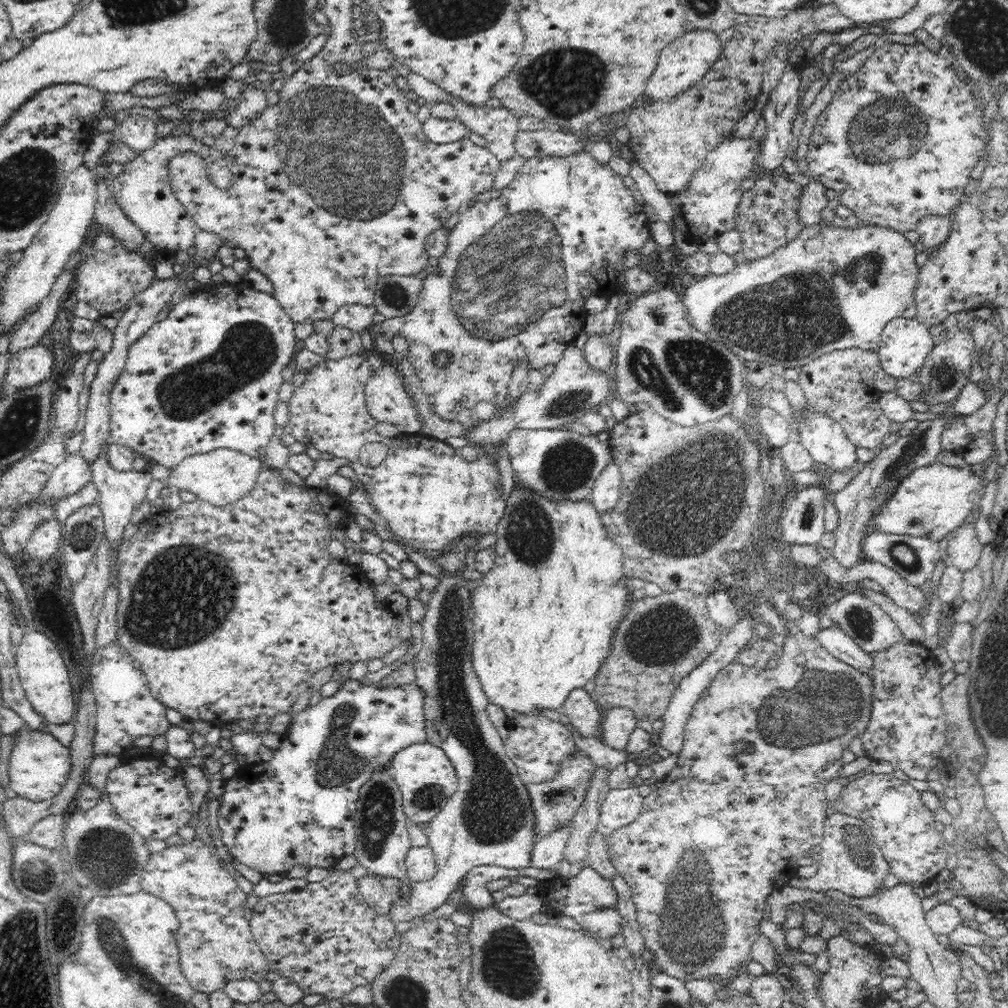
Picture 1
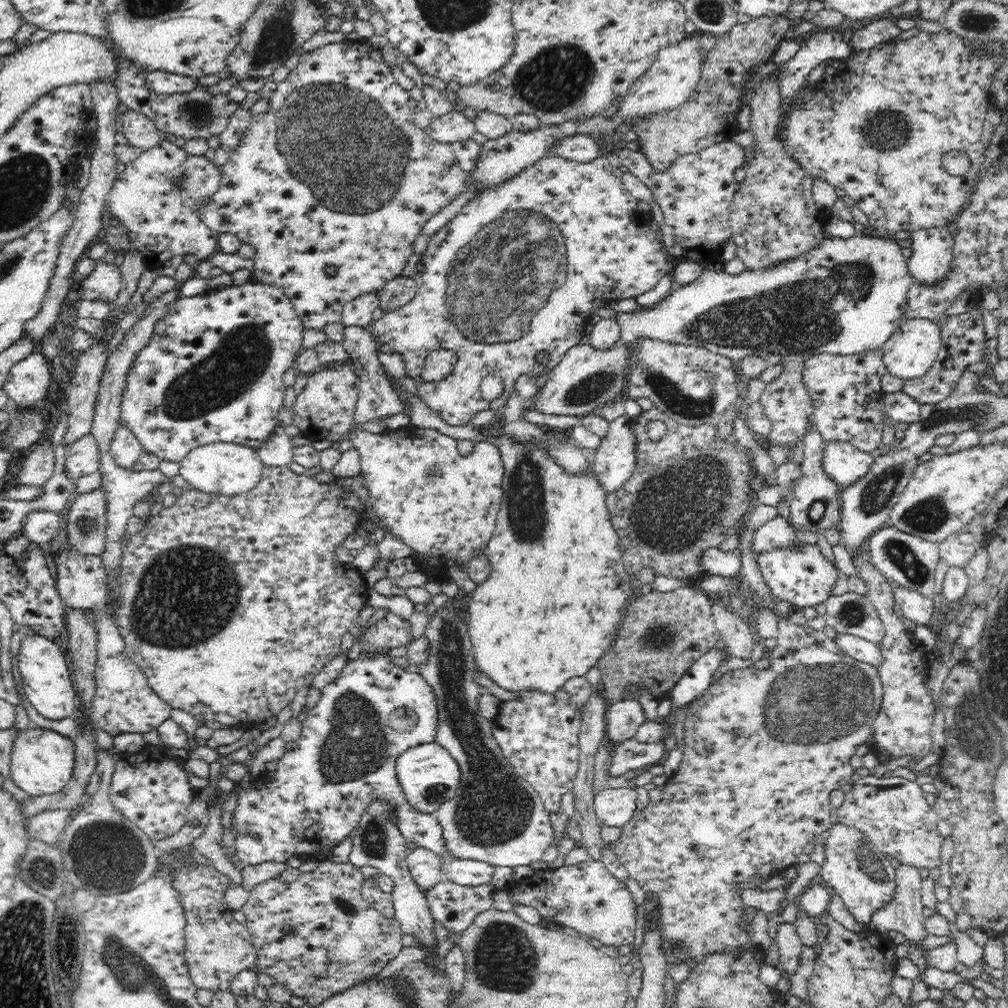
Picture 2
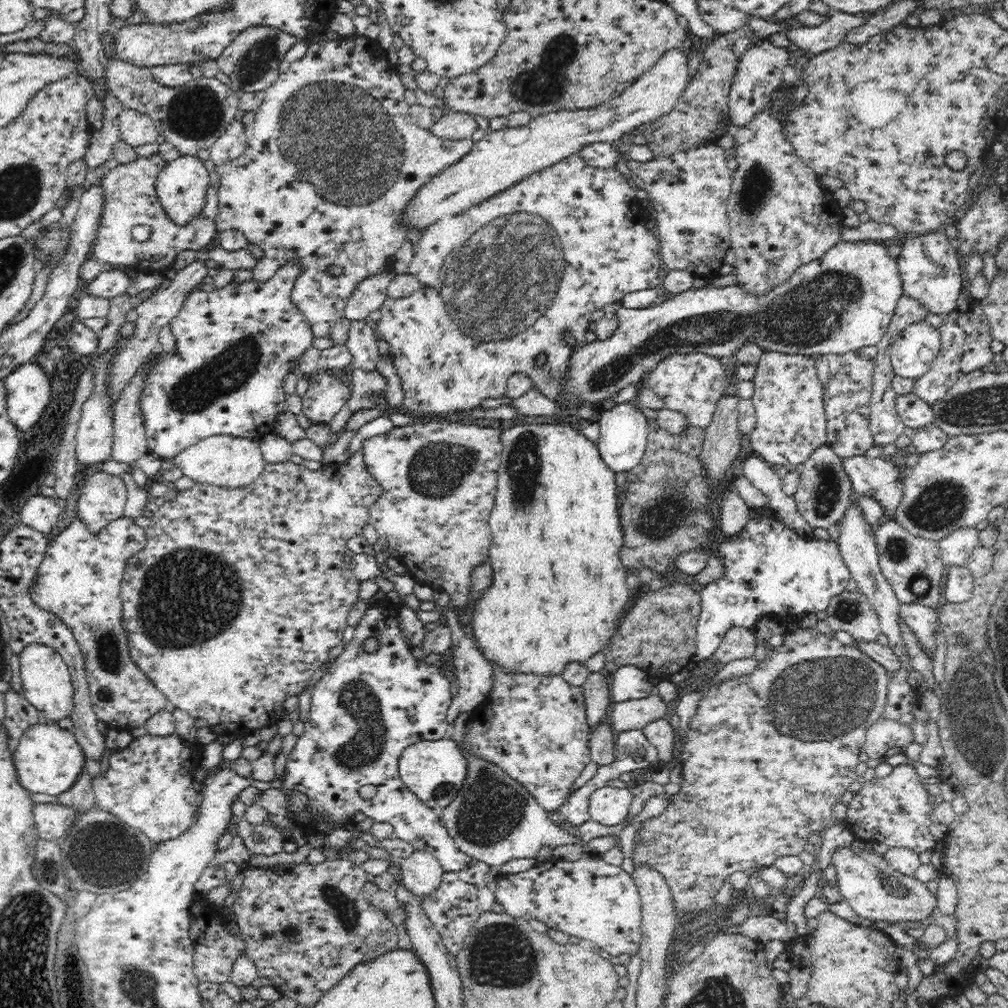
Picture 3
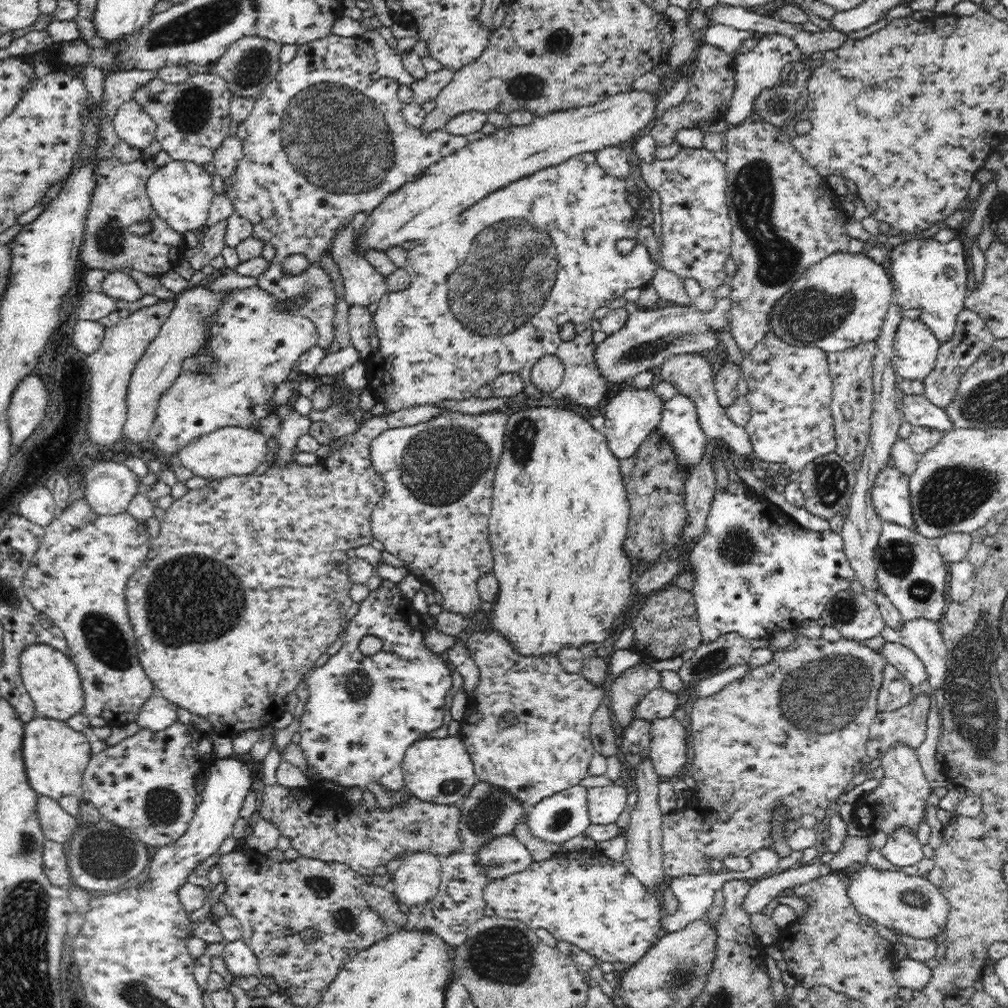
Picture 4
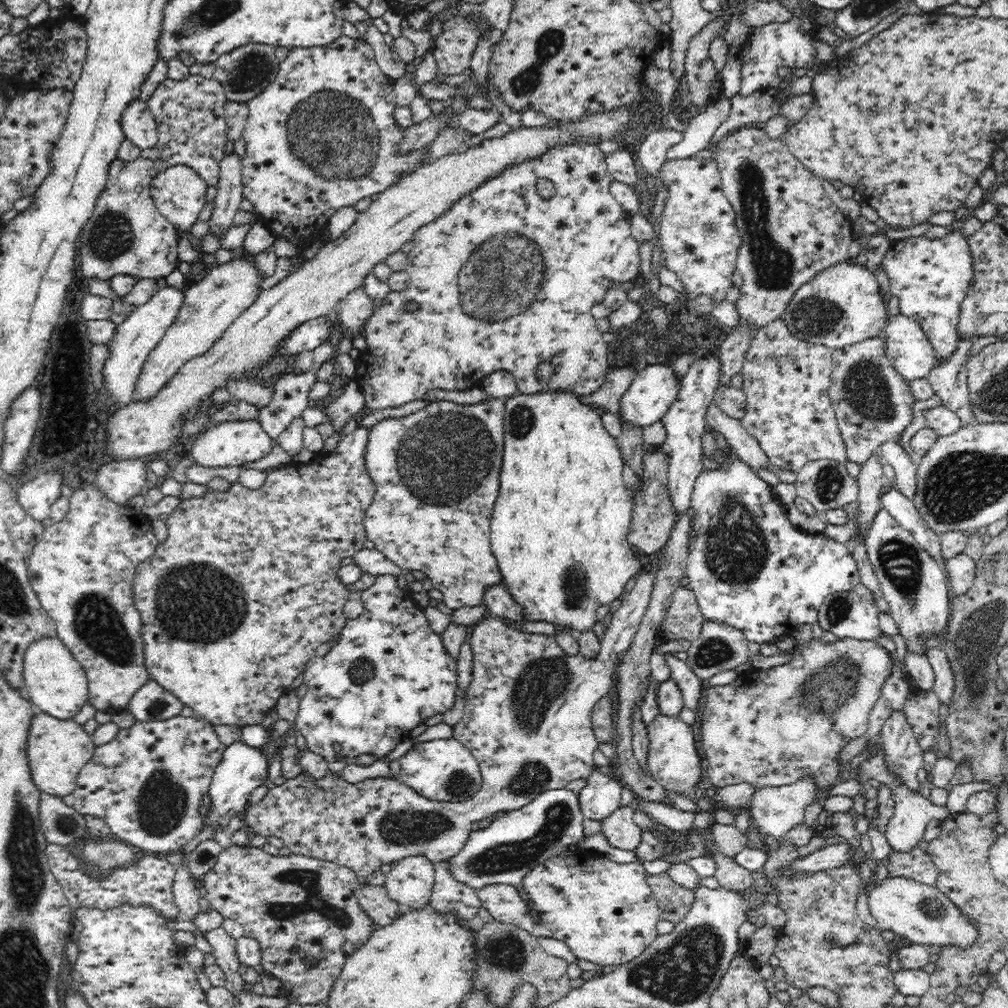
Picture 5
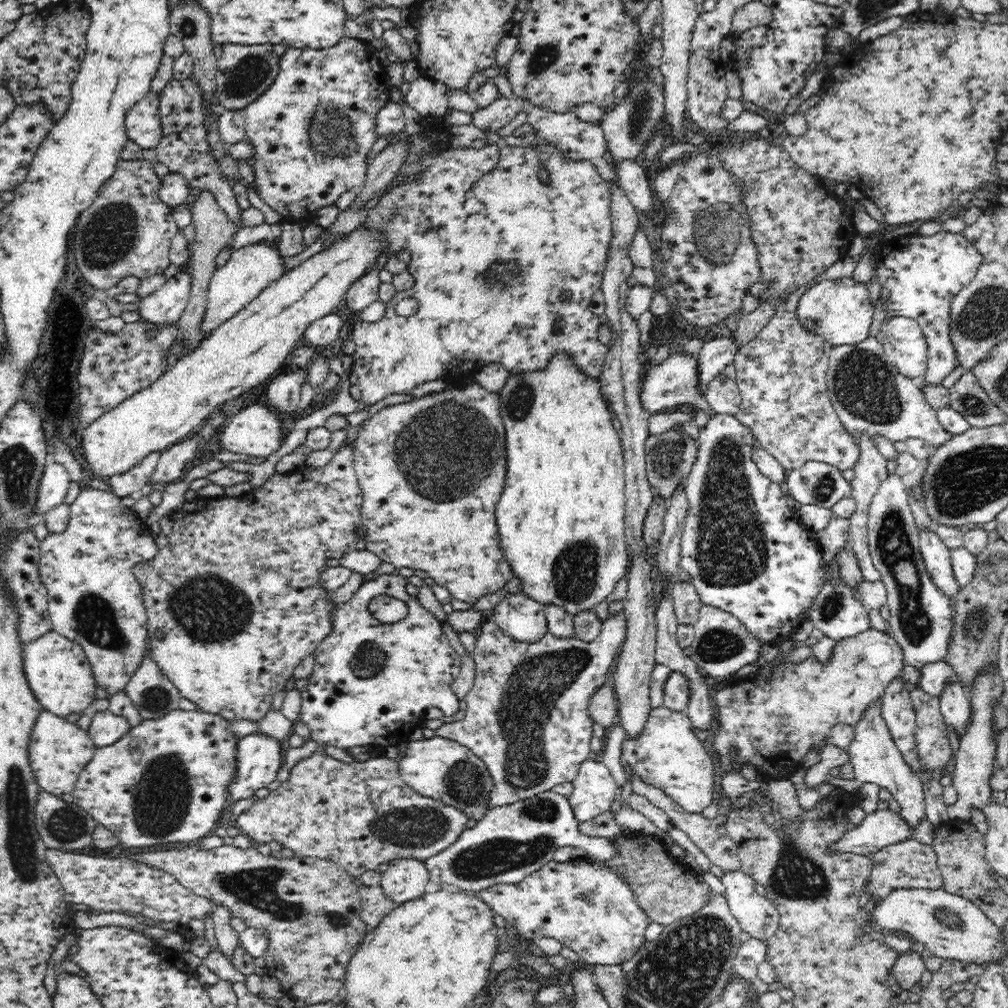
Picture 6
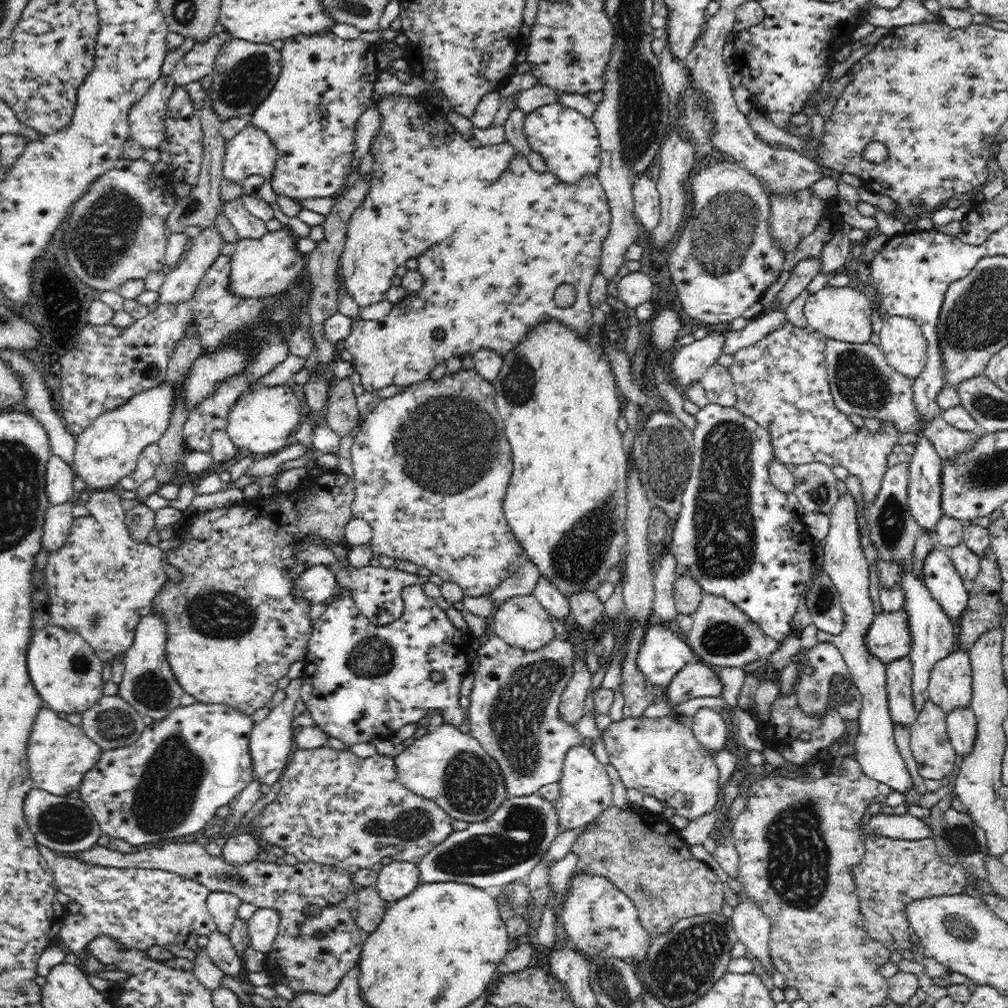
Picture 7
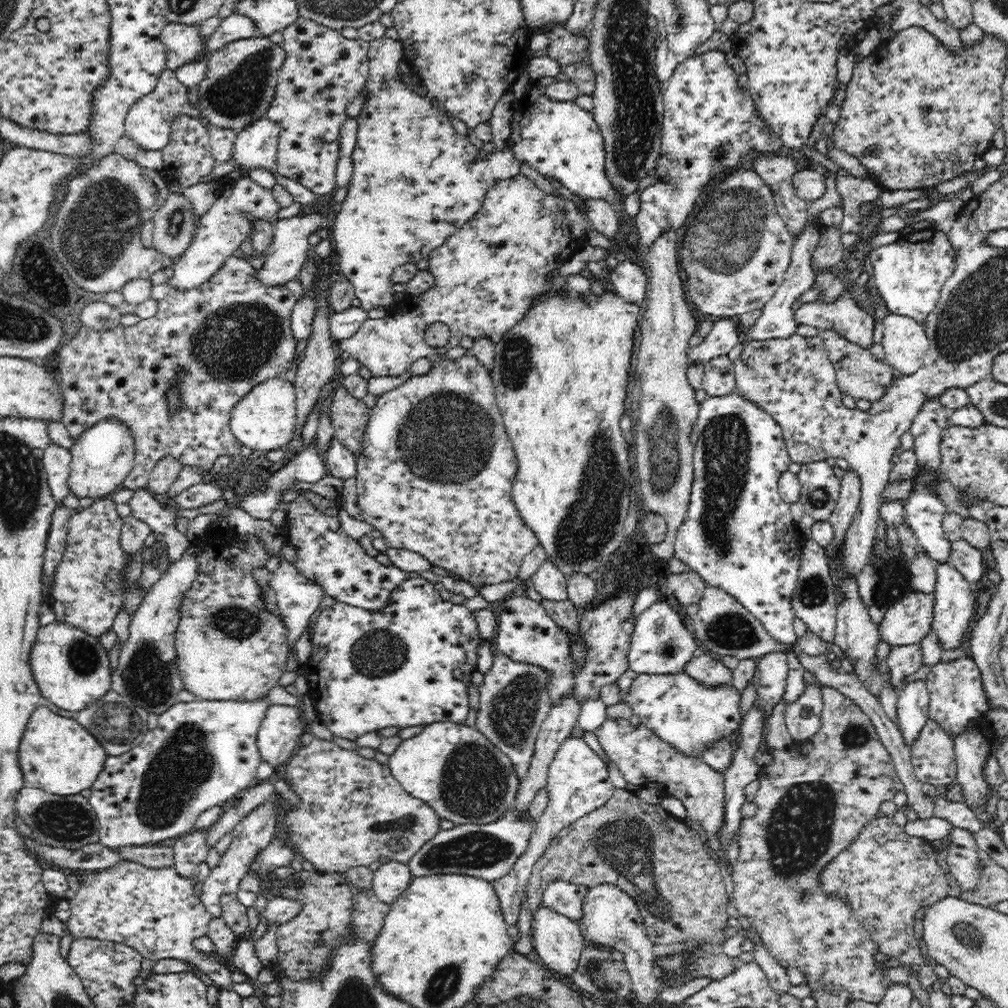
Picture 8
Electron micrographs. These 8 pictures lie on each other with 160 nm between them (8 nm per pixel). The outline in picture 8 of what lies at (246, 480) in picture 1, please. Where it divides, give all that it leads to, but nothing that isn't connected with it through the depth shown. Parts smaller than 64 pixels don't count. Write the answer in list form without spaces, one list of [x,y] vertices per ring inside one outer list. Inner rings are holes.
[[[274,378],[258,384],[232,409],[229,420],[232,434],[242,446],[252,449],[256,456],[285,449],[293,439],[297,421],[297,393],[290,382]]]

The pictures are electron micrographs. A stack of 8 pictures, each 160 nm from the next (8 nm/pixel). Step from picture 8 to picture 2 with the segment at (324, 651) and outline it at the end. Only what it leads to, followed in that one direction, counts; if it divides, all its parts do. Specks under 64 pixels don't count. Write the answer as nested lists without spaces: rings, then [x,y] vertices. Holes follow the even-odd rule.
[[[362,653],[356,661],[347,661],[339,677],[322,689],[319,702],[301,721],[301,735],[285,743],[286,752],[276,761],[274,776],[256,777],[249,787],[236,793],[238,804],[232,812],[232,827],[236,829],[234,853],[242,865],[287,863],[291,857],[324,862],[340,842],[351,836],[368,806],[378,797],[396,809],[394,818],[402,837],[441,857],[443,879],[468,887],[479,887],[492,880],[494,866],[453,858],[444,847],[443,831],[435,816],[412,809],[406,801],[397,779],[397,756],[409,748],[435,740],[438,709],[436,695],[424,677],[394,665],[390,659]]]

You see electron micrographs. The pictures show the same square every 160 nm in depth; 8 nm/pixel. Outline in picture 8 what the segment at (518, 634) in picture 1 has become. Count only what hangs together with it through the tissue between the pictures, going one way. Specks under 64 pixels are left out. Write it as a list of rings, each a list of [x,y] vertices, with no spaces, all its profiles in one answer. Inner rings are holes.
[[[604,291],[604,293],[603,293],[603,294],[602,294],[602,296],[595,296],[595,295],[594,295],[594,294],[593,294],[593,293],[592,293],[592,294],[591,294],[591,295],[590,295],[590,296],[588,296],[588,299],[587,299],[587,300],[585,300],[585,301],[584,301],[584,299],[582,299],[582,298],[581,298],[581,296],[579,296],[579,295],[578,295],[578,294],[577,294],[577,293],[573,293],[573,294],[572,294],[572,297],[560,297],[560,295],[546,295],[546,296],[543,296],[543,297],[542,297],[542,298],[541,298],[541,299],[538,299],[538,300],[537,300],[537,301],[536,301],[536,302],[535,302],[535,303],[534,303],[534,304],[533,304],[533,306],[534,306],[534,308],[532,308],[532,310],[530,310],[530,312],[528,312],[528,314],[527,314],[527,316],[524,316],[524,319],[523,319],[523,320],[520,320],[520,324],[516,324],[516,327],[515,327],[515,328],[512,328],[512,331],[510,331],[510,332],[508,332],[508,334],[504,334],[504,338],[503,338],[503,340],[502,340],[502,342],[500,342],[500,343],[499,343],[499,344],[498,344],[498,345],[496,345],[496,346],[495,346],[495,352],[496,352],[496,358],[495,358],[495,363],[494,363],[494,366],[493,366],[493,369],[492,369],[492,370],[491,370],[491,371],[490,371],[490,372],[491,372],[491,378],[492,378],[492,381],[493,381],[493,382],[494,382],[494,387],[495,387],[495,399],[496,399],[496,404],[497,404],[497,405],[498,405],[498,408],[499,408],[499,409],[500,409],[500,414],[501,414],[501,417],[502,417],[502,418],[503,418],[503,423],[504,423],[504,424],[505,424],[505,431],[506,431],[506,432],[507,432],[507,435],[508,435],[508,436],[509,436],[509,437],[510,437],[510,440],[511,440],[511,441],[512,441],[512,445],[513,445],[513,450],[514,450],[514,453],[515,453],[515,456],[516,456],[516,459],[517,459],[517,463],[518,463],[518,468],[517,468],[517,470],[516,470],[516,476],[514,476],[514,482],[513,482],[513,484],[512,484],[512,503],[514,503],[514,507],[516,507],[516,511],[518,511],[518,517],[520,517],[520,519],[522,519],[522,523],[524,523],[524,525],[526,525],[526,527],[528,527],[528,528],[530,528],[530,530],[532,530],[532,532],[533,532],[533,533],[534,533],[534,535],[536,535],[536,539],[538,539],[538,544],[540,544],[540,547],[542,547],[542,550],[544,550],[544,553],[546,553],[546,560],[550,560],[550,562],[551,562],[551,563],[554,563],[554,564],[555,564],[555,565],[556,565],[556,567],[558,567],[558,569],[560,569],[560,572],[562,572],[562,573],[564,573],[564,577],[566,577],[566,578],[568,578],[568,577],[569,577],[569,576],[570,576],[570,575],[575,575],[575,574],[584,574],[584,575],[589,575],[589,574],[592,574],[592,572],[594,572],[594,571],[596,571],[596,570],[597,570],[597,568],[598,568],[598,567],[599,567],[599,565],[600,565],[600,563],[601,563],[601,562],[602,562],[602,561],[604,561],[604,560],[605,560],[605,558],[606,558],[606,557],[607,557],[607,556],[610,556],[610,554],[613,554],[613,553],[614,553],[614,552],[616,552],[616,551],[622,551],[622,543],[623,543],[623,541],[624,541],[624,540],[625,540],[625,538],[624,538],[624,531],[625,531],[625,530],[624,530],[624,520],[626,520],[626,515],[627,515],[627,514],[628,514],[628,505],[629,505],[629,504],[630,504],[630,501],[629,501],[629,496],[630,496],[630,481],[631,481],[631,478],[632,478],[632,477],[631,477],[631,475],[632,475],[632,474],[631,474],[631,467],[630,467],[630,462],[629,462],[629,458],[628,458],[628,456],[629,456],[629,455],[630,455],[630,446],[628,446],[628,443],[626,443],[626,440],[625,440],[625,439],[624,439],[624,436],[622,436],[622,430],[620,430],[620,416],[622,416],[622,414],[624,414],[624,404],[626,404],[626,412],[627,412],[627,411],[628,411],[628,410],[627,410],[627,400],[628,400],[628,390],[629,390],[629,380],[630,380],[630,377],[631,377],[631,372],[632,372],[632,367],[633,367],[633,358],[632,358],[632,348],[634,348],[634,338],[633,338],[633,336],[634,336],[634,332],[636,332],[636,327],[637,327],[637,326],[639,326],[639,320],[640,320],[640,314],[642,314],[642,306],[641,306],[641,305],[637,305],[637,304],[632,304],[632,303],[629,303],[629,302],[626,302],[626,301],[624,301],[624,299],[622,299],[622,298],[620,298],[620,297],[619,297],[619,296],[618,296],[618,295],[617,295],[617,294],[616,294],[616,292],[614,292],[614,293],[612,293],[612,291],[606,291],[606,292],[605,292],[605,291]]]

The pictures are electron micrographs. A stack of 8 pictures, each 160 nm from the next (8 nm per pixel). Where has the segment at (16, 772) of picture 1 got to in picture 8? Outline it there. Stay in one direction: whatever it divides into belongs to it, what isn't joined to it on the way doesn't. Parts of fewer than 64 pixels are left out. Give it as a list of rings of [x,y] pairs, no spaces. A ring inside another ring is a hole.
[[[43,702],[38,704],[38,708],[32,713],[20,741],[19,762],[22,766],[24,787],[40,788],[56,796],[70,796],[81,793],[83,790],[92,787],[93,781],[96,780],[104,766],[107,755],[96,737],[80,725],[76,719],[62,717],[58,713],[52,712],[48,709],[47,703]]]

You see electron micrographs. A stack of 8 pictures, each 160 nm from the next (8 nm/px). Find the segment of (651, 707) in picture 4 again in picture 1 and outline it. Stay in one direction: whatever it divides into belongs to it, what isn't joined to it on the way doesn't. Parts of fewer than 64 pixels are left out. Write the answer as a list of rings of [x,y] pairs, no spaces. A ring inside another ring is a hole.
[[[622,707],[611,708],[603,712],[601,720],[601,738],[609,747],[624,750],[630,735],[640,726],[632,710]]]

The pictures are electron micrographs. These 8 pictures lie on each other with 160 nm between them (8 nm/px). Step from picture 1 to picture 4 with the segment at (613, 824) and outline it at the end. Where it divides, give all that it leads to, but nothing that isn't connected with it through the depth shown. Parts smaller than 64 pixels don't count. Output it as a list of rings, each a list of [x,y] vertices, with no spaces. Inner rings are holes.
[[[612,784],[602,788],[590,788],[588,792],[588,811],[591,824],[614,824],[628,808],[626,788]]]

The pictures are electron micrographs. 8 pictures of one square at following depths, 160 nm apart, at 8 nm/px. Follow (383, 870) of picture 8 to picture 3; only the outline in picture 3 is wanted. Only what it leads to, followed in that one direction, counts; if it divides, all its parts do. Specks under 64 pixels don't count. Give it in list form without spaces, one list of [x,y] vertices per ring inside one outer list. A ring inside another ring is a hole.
[[[415,851],[408,858],[398,860],[401,874],[401,882],[412,894],[426,896],[434,892],[442,882],[445,871],[440,862],[428,852]]]

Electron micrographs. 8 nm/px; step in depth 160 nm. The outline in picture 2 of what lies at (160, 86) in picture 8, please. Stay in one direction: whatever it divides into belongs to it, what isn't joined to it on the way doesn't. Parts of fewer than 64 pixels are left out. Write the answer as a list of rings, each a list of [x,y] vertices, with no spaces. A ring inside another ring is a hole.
[[[131,109],[120,115],[119,129],[128,139],[128,144],[135,147],[137,151],[145,151],[161,141],[160,131],[155,123],[143,113]]]

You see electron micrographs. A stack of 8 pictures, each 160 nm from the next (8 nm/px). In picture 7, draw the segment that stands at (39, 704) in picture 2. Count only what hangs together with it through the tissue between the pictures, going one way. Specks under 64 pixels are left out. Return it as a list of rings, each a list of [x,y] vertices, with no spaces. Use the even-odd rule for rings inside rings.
[[[54,624],[34,631],[28,645],[26,662],[34,688],[45,706],[54,712],[81,713],[92,708],[103,697],[102,661],[88,641],[74,631]]]

